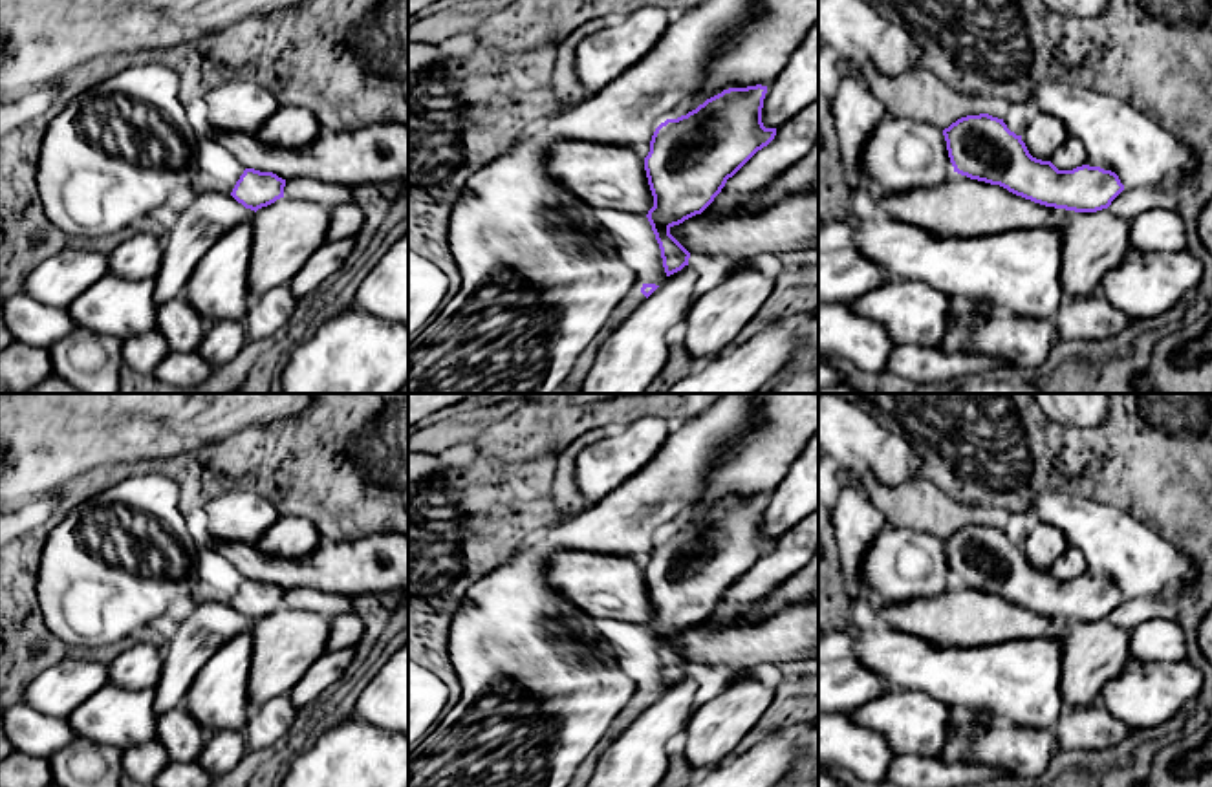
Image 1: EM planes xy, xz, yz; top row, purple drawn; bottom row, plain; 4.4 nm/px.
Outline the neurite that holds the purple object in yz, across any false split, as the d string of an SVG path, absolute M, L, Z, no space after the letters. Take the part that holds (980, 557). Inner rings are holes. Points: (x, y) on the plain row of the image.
M989 523L961 527L943 545L954 582L1045 617L1097 622L1124 600L1111 580L1089 575L1058 580L1051 571L1033 567L1022 545Z

